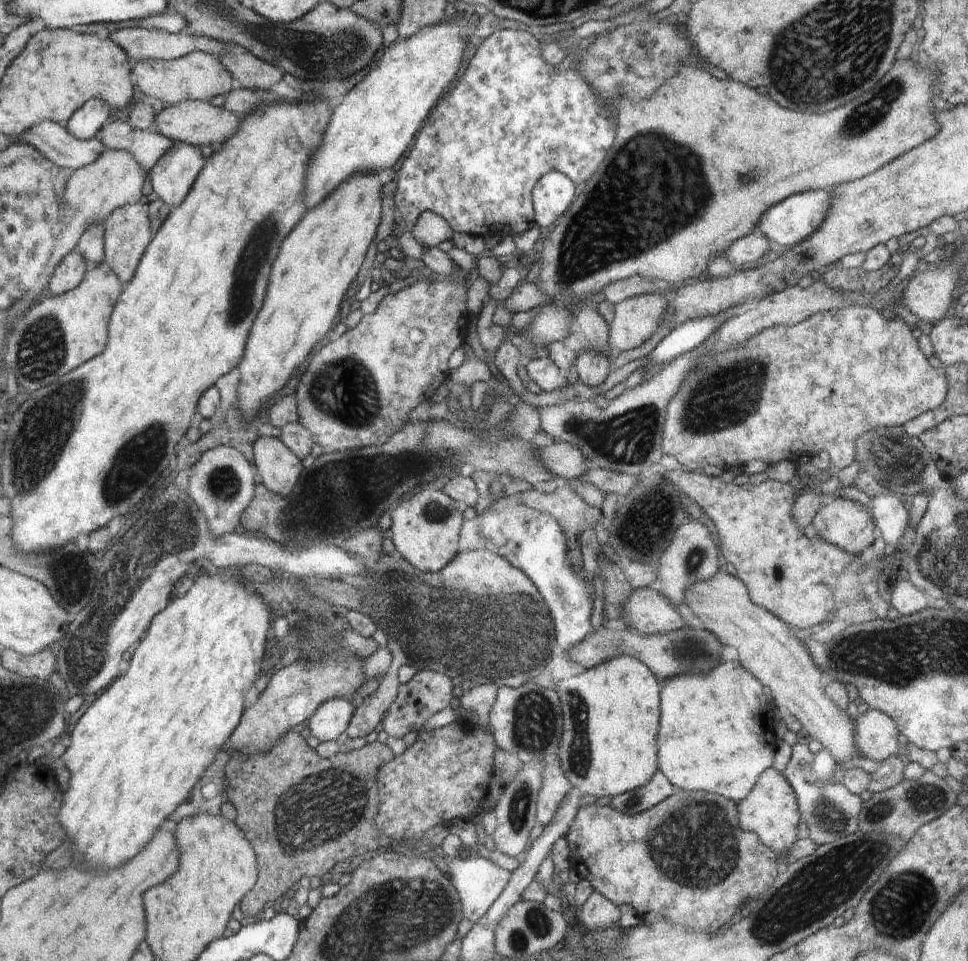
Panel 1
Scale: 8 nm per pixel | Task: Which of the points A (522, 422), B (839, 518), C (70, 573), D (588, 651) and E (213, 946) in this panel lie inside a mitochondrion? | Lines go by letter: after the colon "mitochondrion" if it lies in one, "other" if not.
A: mitochondrion
B: other
C: mitochondrion
D: other
E: other

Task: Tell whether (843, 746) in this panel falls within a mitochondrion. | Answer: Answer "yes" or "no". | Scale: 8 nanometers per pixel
no

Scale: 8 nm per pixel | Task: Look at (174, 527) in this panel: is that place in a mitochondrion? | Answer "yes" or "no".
yes

